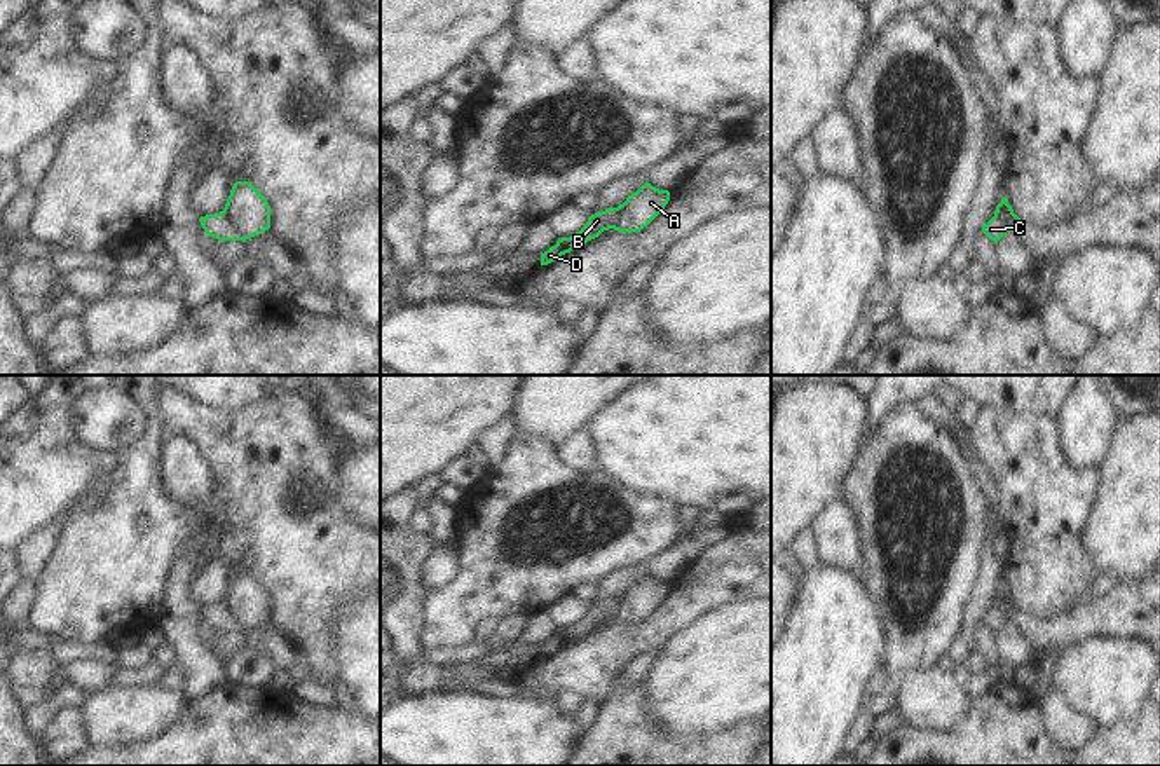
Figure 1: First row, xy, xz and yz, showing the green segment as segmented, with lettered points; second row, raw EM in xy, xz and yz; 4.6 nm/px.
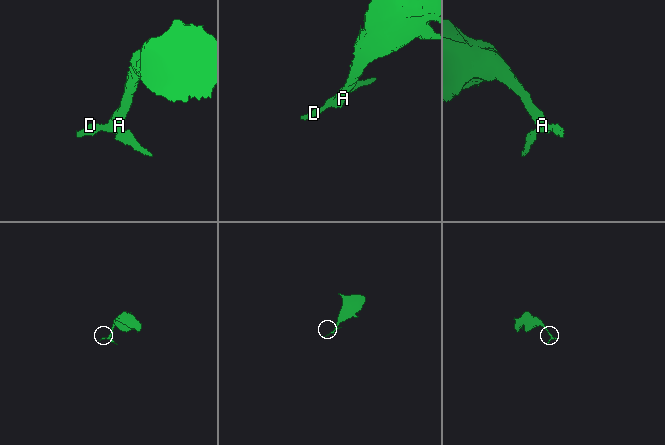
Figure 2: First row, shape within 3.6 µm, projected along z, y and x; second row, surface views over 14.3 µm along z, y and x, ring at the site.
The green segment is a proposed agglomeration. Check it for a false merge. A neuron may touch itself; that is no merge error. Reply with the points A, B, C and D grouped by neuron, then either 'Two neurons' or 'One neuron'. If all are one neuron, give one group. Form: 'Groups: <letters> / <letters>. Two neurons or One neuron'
Groups: A / B C D. Two neurons

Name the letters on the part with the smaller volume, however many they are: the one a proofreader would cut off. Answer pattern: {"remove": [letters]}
{"remove": ["B", "C", "D"]}

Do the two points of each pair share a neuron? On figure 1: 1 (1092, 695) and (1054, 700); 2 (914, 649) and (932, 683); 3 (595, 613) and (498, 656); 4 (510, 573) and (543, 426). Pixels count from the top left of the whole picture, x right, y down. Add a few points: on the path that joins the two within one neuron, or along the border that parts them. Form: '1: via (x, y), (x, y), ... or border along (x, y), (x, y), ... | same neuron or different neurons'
1: border along (1054, 690), (1096, 724) | different neurons
2: border along (934, 667), (911, 674), (895, 697) | different neurons
3: via (571, 634), (562, 636), (545, 649), (522, 655) | same neuron
4: border along (517, 435), (543, 438), (555, 445) | different neurons

